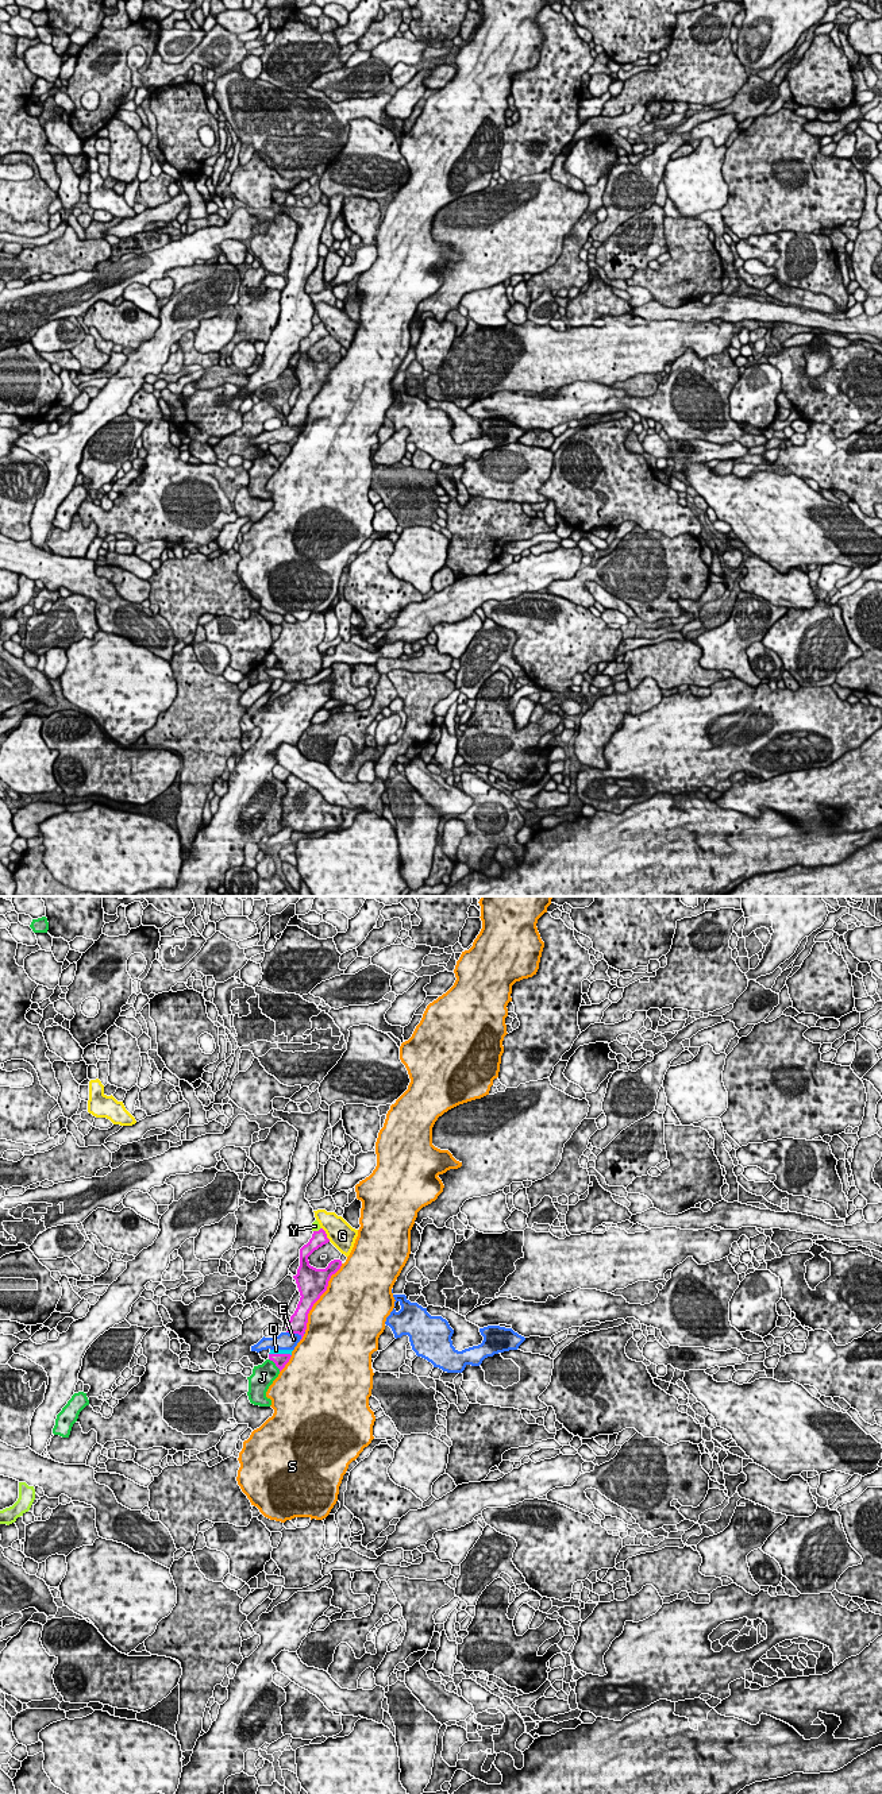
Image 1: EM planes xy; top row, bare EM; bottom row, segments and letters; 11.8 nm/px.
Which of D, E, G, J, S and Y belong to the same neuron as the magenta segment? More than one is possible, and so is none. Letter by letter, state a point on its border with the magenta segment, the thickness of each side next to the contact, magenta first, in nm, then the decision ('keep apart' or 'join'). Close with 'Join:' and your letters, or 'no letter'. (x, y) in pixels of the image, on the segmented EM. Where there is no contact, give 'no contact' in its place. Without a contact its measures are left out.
D: contact xy (280, 1354); calibres 160 and 60 nm; join
E: contact xy (295, 1333); calibres 220 and 220 nm; keep apart
G: contact xy (326, 1234); calibres 190 and 320 nm; keep apart
J: contact xy (276, 1365); calibres 160 and 280 nm; keep apart
S: contact xy (319, 1297); calibres 360 and 500 nm; keep apart
Y: contact xy (316, 1231); calibres 190 and 100 nm; keep apart
Join: D

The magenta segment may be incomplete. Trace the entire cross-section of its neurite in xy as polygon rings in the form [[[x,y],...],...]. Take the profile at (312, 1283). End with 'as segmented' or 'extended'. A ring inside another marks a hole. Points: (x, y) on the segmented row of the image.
[[[320,1228],[319,1231],[313,1231],[309,1242],[300,1249],[300,1266],[293,1278],[296,1280],[301,1297],[294,1313],[286,1324],[286,1332],[299,1334],[301,1339],[307,1330],[309,1311],[327,1290],[331,1276],[342,1266],[340,1259],[331,1261],[326,1269],[316,1269],[309,1265],[308,1257],[328,1242],[330,1239],[327,1238],[326,1231]]]; as segmented

